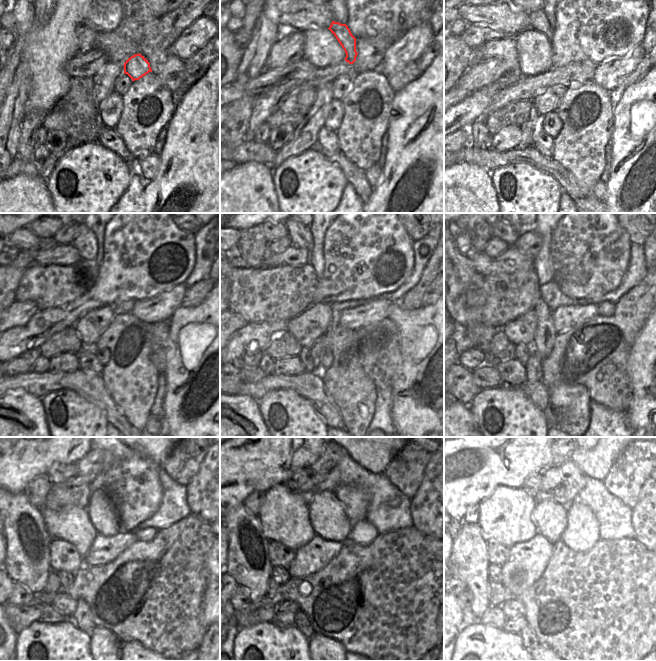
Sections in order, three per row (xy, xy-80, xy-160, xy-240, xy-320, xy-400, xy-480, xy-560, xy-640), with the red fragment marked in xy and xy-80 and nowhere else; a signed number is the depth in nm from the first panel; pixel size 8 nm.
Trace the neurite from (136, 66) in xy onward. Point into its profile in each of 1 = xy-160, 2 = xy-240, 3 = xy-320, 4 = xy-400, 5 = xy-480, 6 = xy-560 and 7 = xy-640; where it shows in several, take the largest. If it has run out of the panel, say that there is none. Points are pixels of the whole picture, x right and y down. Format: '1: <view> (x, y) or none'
1: xy-160 (538, 22)
2: xy-240 (84, 241)
3: xy-320 (300, 235)
4: xy-400 (519, 233)
5: none
6: none
7: none

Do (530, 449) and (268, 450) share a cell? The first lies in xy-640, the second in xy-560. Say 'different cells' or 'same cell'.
same cell

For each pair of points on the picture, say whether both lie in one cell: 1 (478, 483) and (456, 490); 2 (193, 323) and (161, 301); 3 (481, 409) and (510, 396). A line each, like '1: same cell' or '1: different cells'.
1: same cell
2: different cells
3: same cell

